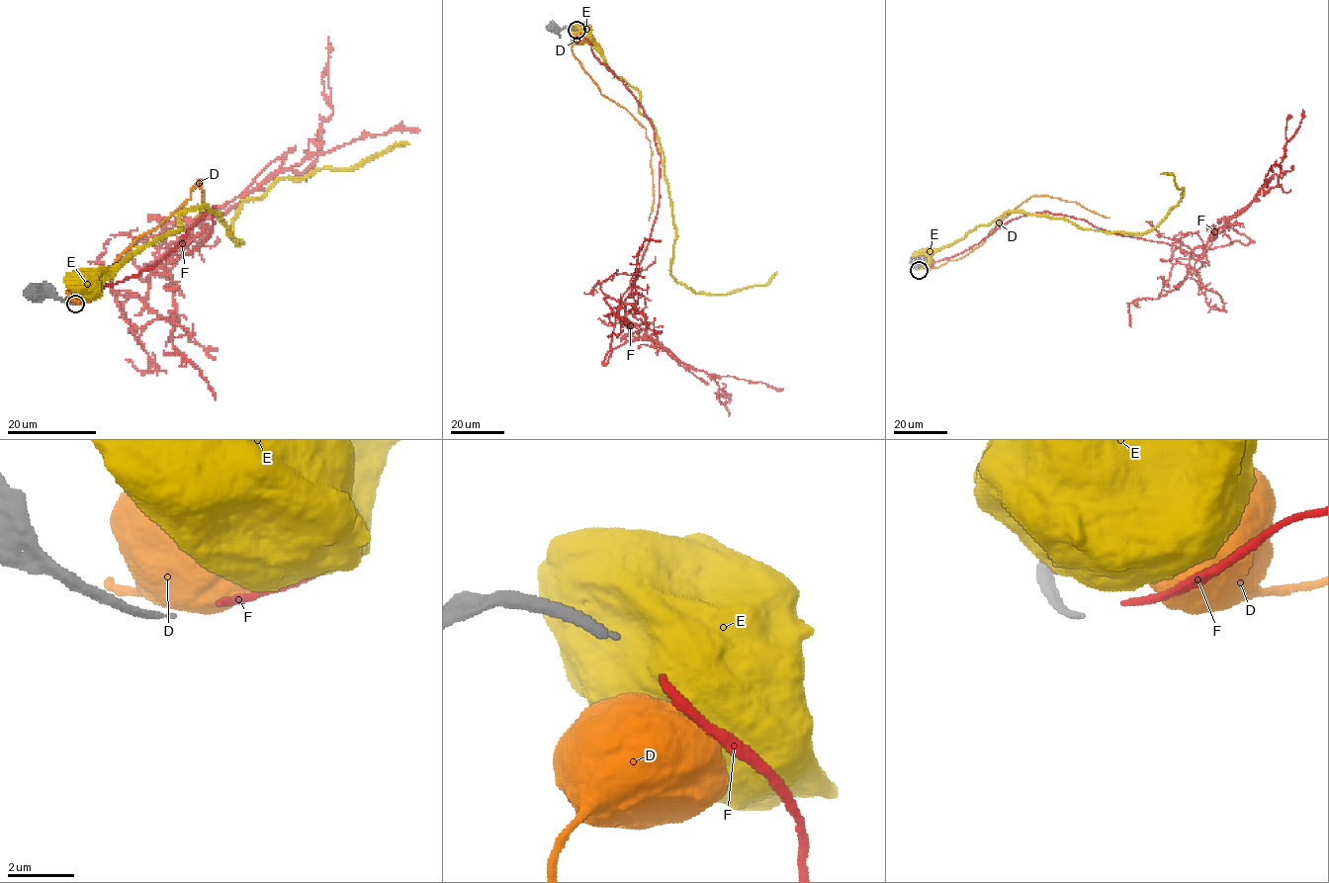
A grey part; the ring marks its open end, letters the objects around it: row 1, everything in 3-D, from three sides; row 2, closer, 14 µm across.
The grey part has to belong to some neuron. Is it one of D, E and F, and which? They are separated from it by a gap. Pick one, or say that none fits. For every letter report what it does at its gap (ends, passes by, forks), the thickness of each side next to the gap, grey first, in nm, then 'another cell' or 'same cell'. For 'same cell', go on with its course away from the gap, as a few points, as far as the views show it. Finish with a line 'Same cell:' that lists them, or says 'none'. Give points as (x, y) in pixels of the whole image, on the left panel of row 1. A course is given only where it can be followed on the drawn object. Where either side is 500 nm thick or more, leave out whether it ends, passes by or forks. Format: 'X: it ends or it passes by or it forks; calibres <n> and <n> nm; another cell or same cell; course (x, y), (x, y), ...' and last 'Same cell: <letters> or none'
D: calibres 190 and 1000 nm; another cell
E: calibres 190 and 850 nm; another cell
F: it ends; calibres 190 and 200 nm; same cell; course (81, 302), (216, 208), (199, 247), (149, 279), (120, 257), (137, 241), (314, 163), (332, 113), (329, 38)
Same cell: F

